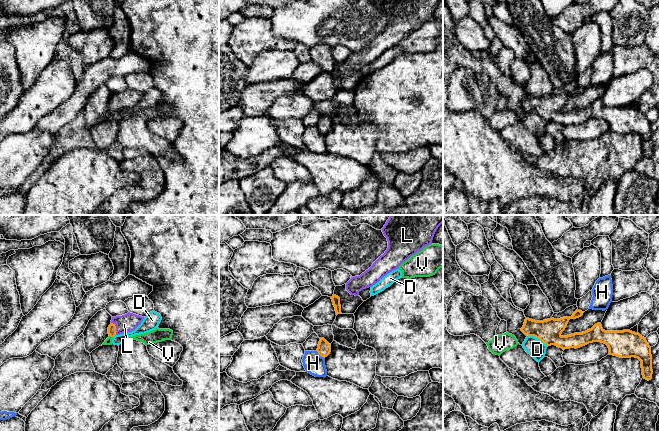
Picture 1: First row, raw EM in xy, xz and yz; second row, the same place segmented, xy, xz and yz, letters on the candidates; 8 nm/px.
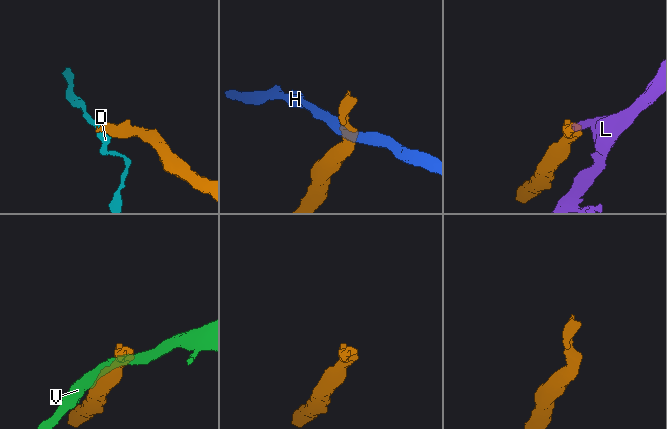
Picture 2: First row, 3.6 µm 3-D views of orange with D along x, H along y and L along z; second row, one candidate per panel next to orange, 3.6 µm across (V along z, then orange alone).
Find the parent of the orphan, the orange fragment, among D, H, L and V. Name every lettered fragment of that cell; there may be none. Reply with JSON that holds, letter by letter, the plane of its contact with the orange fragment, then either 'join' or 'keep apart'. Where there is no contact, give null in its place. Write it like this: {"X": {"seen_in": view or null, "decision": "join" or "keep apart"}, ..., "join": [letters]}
{"D": {"seen_in": "yz", "decision": "keep apart"}, "H": {"seen_in": "xz", "decision": "keep apart"}, "L": {"seen_in": "xy", "decision": "join"}, "V": {"seen_in": "xy", "decision": "keep apart"}, "join": ["L"]}

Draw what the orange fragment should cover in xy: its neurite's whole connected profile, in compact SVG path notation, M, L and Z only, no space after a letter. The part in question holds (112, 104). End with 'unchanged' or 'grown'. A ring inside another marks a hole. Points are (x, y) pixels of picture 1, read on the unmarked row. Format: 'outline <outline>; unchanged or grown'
outline M128 88L122 92L112 93L108 103L108 110L111 113L134 107L143 97L144 93Z; grown

